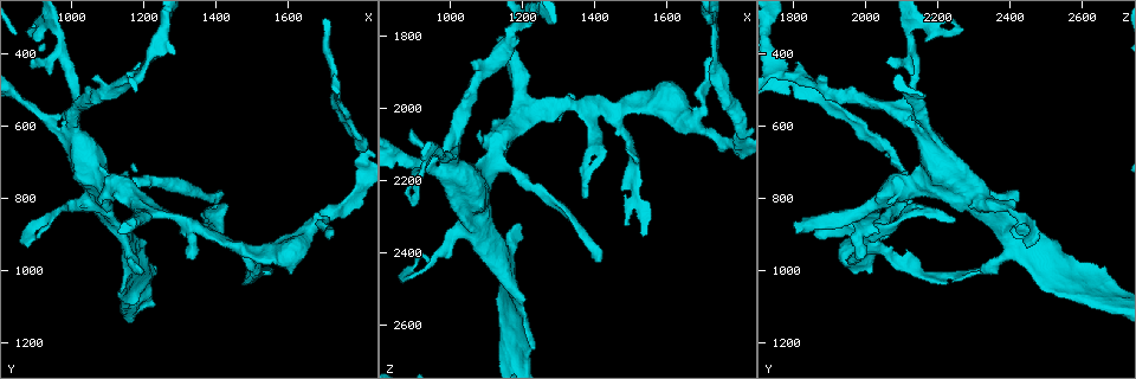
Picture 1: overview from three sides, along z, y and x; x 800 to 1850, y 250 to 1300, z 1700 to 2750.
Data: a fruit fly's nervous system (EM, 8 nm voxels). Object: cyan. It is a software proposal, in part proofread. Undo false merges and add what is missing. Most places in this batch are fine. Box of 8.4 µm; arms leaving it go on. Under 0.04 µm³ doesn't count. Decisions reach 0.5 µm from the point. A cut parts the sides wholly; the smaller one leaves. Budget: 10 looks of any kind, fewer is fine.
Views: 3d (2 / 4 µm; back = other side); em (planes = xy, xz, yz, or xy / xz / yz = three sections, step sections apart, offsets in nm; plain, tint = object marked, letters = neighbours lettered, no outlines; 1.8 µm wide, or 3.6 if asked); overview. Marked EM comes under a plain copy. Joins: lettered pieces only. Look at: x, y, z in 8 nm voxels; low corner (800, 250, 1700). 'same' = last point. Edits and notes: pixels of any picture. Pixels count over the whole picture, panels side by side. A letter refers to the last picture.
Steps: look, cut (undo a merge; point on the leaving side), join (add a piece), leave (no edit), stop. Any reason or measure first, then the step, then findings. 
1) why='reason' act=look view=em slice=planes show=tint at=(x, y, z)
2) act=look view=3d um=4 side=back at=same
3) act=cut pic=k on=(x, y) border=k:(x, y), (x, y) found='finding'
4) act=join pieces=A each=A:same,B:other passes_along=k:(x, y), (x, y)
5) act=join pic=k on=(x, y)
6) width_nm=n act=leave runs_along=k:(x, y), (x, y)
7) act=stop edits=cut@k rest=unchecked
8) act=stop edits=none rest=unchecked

why='tapers out' act=look view=em um=3.6 slice=xy step=4 show=letters at=(1410, 790, 2425)

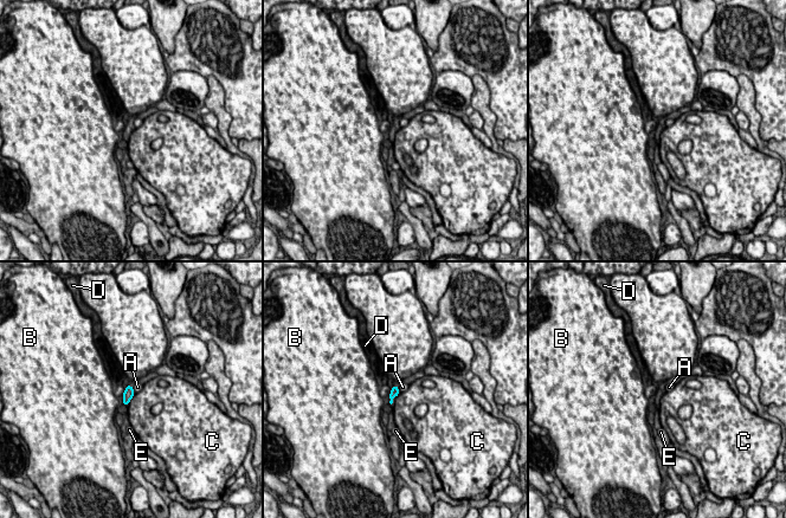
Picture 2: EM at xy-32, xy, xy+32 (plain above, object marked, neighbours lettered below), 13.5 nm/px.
longest_contact=C:140nm act=leave each=A:other,B:other,C:other,D:other,E:other found='no lettered piece goes on from it'

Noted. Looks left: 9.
why='two arms in line, one across' act=look view=em slice=planes show=letters at=(1445, 925, 2010)

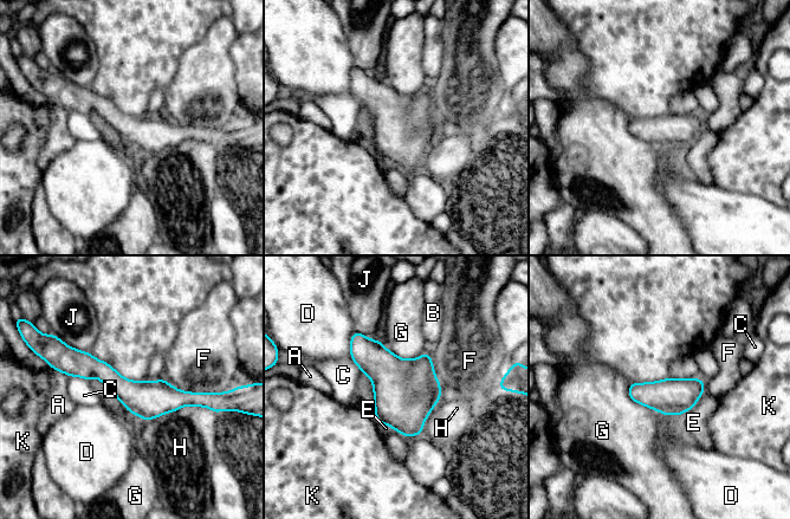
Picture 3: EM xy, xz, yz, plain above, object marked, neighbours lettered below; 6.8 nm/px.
act=leave each=A:other,B:other,C:other,D:other,E:other,F:other,G:other,H:other,J:other,K:other border=3:(380, 342), (402, 358), (428, 351) found='all the same neuron'

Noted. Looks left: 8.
why='branch point' act=look view=3d um=4 at=(995, 575, 2120)

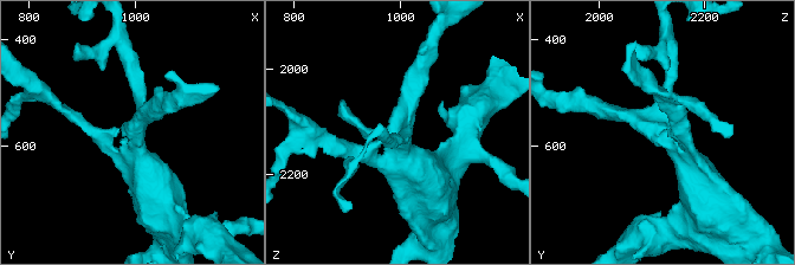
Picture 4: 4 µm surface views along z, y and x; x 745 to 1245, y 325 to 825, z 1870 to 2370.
arms=3 arm_widths_nm=190,220,460 act=look view=em slice=planes show=tint at=(1000, 575, 2120)

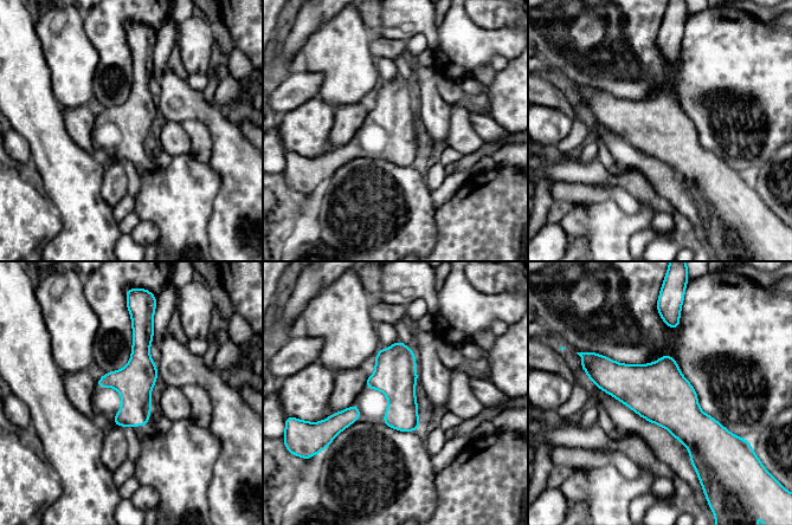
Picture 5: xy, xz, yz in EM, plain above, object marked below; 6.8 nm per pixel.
act=look view=em slice=planes show=letters at=same

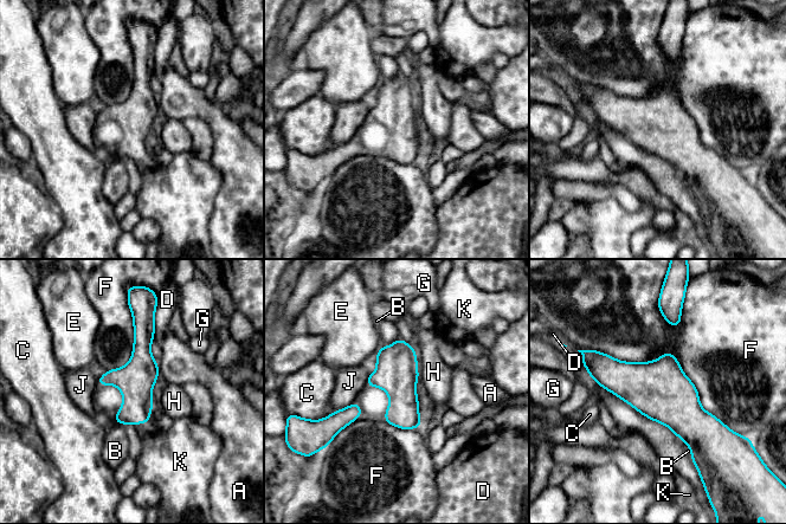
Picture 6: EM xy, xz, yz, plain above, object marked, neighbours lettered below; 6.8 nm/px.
act=leave each=A:other,B:other,C:other,D:other,E:other,F:other,G:other,H:other,J:other,K:other runs_along=6:(137, 321), (136, 403), (120, 420) found='all the same neuron'

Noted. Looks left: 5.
why='closes a loop' act=look view=em slice=xz step=16 show=tint at=(1210, 1020, 2685)

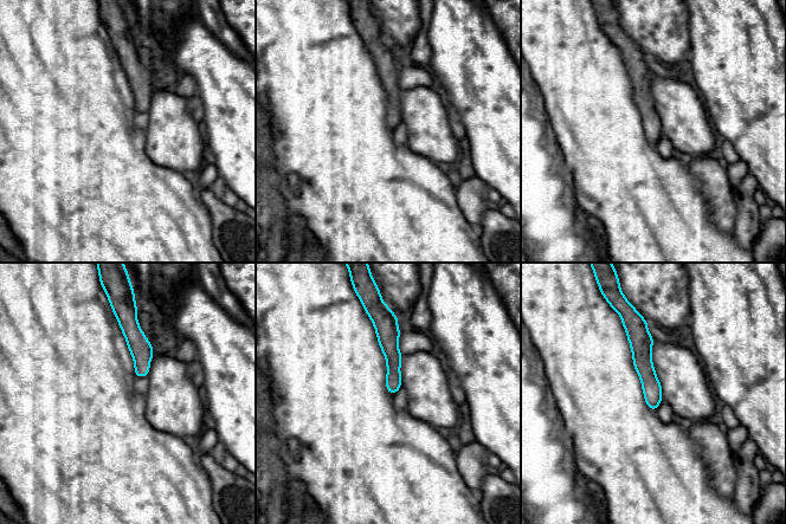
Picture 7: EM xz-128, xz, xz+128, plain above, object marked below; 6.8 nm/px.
act=look view=em slice=xz step=16 show=letters at=same

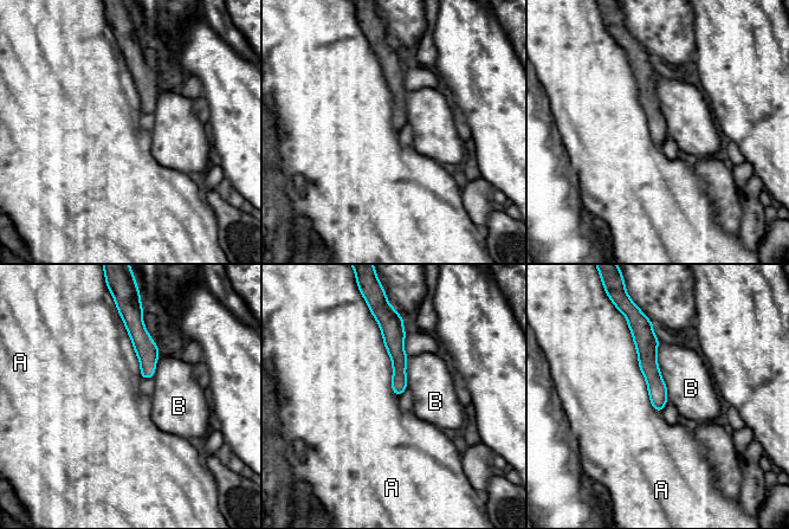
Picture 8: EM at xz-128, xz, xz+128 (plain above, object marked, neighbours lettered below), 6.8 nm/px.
act=leave each=A:other,B:other border=8:(627, 323), (650, 402), (659, 413) found='one neuron here'

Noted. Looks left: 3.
act=stop edits=none rest=unchecked

